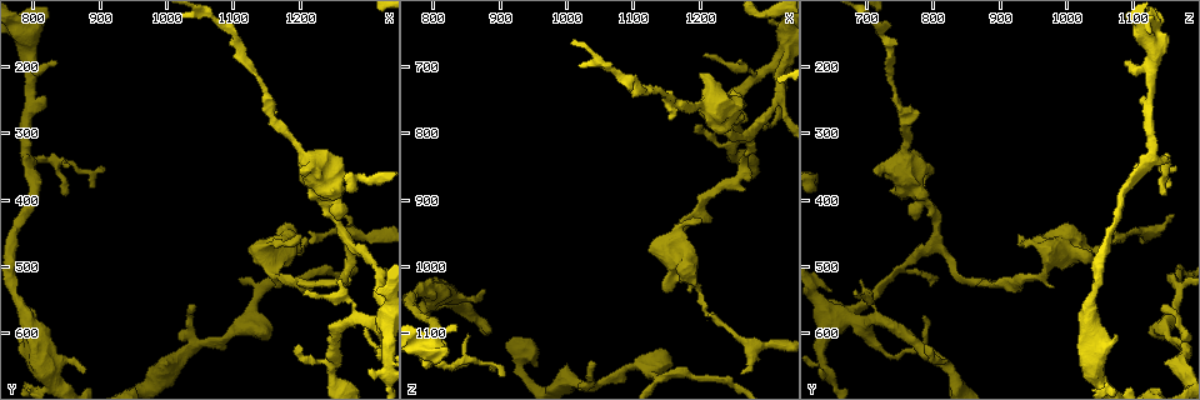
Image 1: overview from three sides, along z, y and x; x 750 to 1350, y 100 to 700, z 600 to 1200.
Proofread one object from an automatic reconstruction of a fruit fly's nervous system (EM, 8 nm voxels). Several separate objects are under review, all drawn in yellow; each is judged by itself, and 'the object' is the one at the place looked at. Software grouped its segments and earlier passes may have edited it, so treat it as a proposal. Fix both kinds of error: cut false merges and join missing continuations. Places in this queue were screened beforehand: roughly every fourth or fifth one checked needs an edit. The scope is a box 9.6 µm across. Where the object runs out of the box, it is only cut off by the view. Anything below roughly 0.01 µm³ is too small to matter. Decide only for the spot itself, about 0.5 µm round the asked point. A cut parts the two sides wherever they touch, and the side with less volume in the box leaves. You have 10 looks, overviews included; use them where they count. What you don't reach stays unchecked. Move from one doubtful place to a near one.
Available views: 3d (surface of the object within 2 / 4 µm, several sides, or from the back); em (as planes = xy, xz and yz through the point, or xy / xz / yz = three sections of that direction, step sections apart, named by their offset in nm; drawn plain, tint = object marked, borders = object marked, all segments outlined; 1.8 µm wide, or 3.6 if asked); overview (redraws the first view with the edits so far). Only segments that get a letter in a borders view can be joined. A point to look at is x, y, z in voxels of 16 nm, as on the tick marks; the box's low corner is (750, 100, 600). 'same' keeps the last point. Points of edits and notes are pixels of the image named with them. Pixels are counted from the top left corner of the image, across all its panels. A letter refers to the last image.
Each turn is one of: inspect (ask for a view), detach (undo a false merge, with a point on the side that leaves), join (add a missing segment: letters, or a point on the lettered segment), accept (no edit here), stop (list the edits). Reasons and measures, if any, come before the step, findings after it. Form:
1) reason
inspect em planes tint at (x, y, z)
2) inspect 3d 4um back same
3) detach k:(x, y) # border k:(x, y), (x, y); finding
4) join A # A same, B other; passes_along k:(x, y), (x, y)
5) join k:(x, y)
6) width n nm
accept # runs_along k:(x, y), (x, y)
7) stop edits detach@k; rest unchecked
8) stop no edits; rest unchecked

sudden change in width
inspect em yz step 16 tint at (1225, 375, 765)

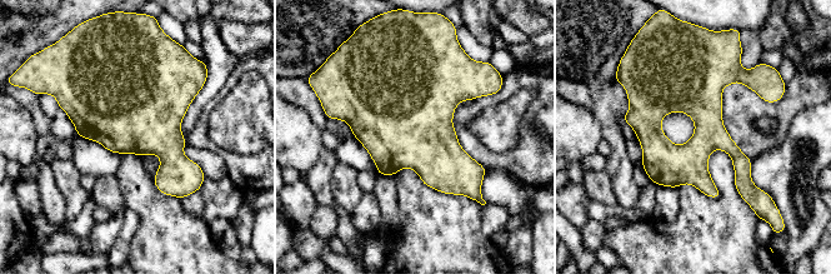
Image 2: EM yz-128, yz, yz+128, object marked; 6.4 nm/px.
inspect em planes borders same

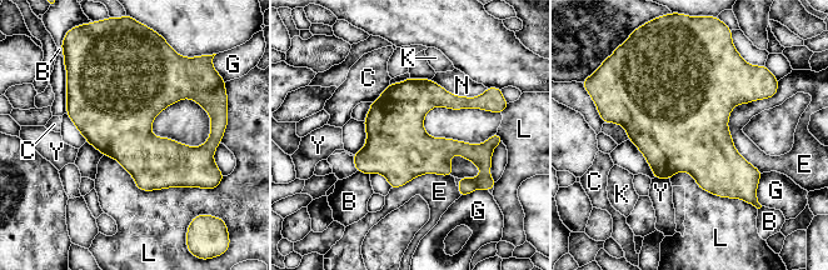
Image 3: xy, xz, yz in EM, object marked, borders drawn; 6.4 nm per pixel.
accept # B other, C other, E other, G other, K other, L other, N other, Y other; border 3:(104, 154), (143, 190), (201, 189); one neuron here

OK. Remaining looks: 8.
branch point
inspect 3d 2um at (1315, 500, 755)

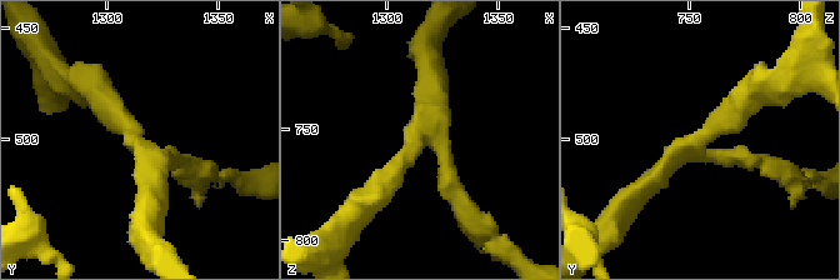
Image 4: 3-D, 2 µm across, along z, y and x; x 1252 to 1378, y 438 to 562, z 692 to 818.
arms 3; shape alone is not enough
inspect em planes tint at (1312, 501, 754)

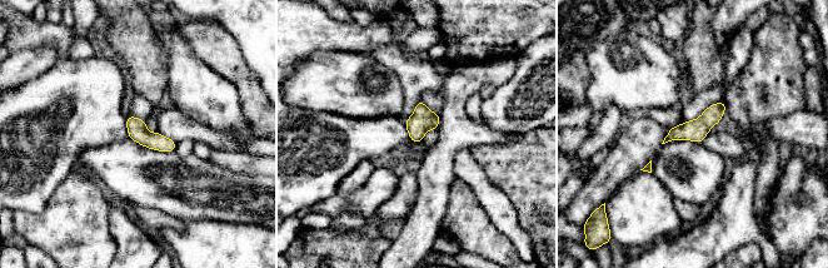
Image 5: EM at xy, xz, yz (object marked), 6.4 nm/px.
what lies round it
inspect em planes borders same

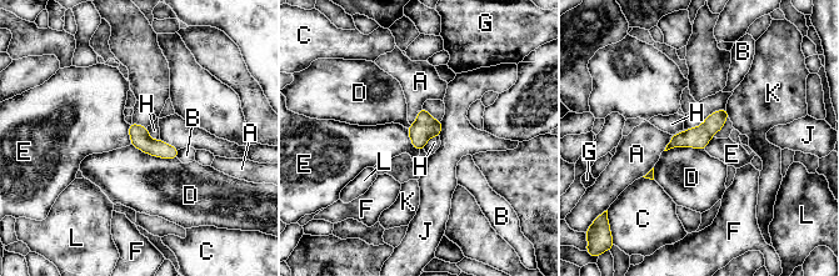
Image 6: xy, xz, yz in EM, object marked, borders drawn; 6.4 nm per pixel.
accept # A other, B other, C other, D other, E other, F other, G other, H other, J other, K other, L other; border 6:(406, 129), (410, 144), (419, 151); one neuron here

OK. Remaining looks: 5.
inspect em xz step 4 tint at (815, 250, 1115)

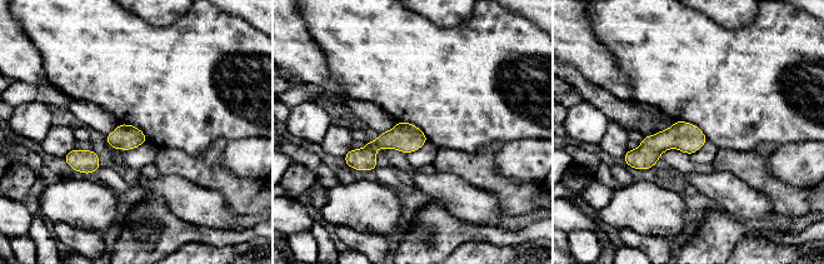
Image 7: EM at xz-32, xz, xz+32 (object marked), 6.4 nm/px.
another direction
inspect em planes tint same

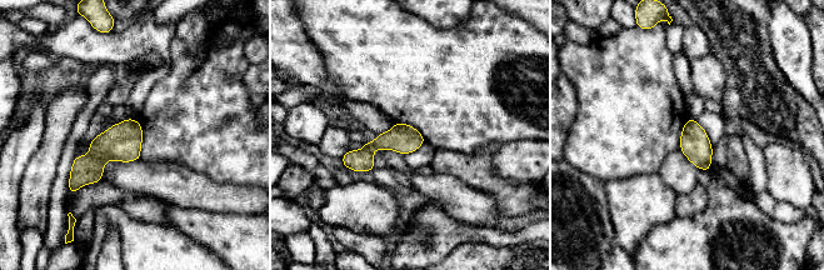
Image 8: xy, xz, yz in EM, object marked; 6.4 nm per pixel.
inspect em planes borders same

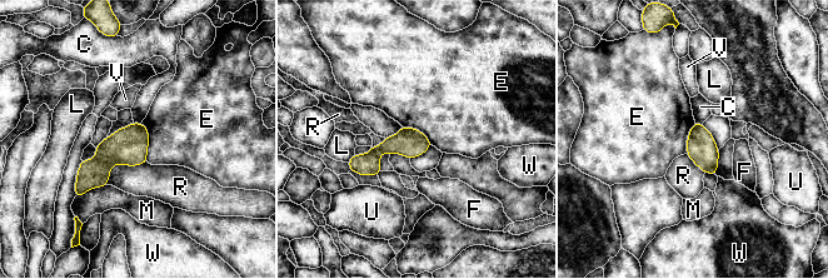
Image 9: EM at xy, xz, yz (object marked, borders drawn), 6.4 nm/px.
width 190 nm
accept # C other, E other, F other, L other, M other, R other, U other, V other, W other; runs_along 9:(427, 143), (352, 164); none of them fits

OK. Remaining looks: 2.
thin end
inspect em planes borders at (845, 390, 1140)

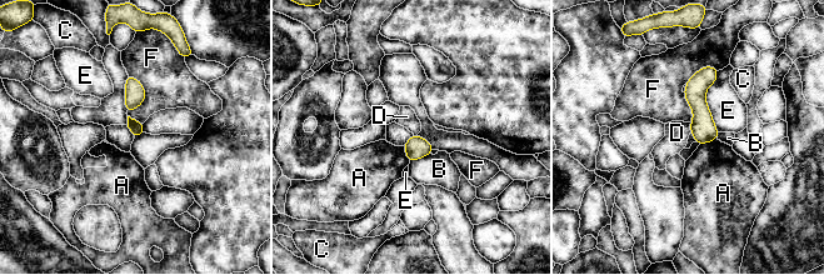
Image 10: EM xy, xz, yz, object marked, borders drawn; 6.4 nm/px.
width 90 nm
accept # A other, B other, C other, D other, E other, F other; runs_along 10:(710, 69), (699, 83), (700, 140); none of them fits

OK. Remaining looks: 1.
stop no edits; rest unchecked

